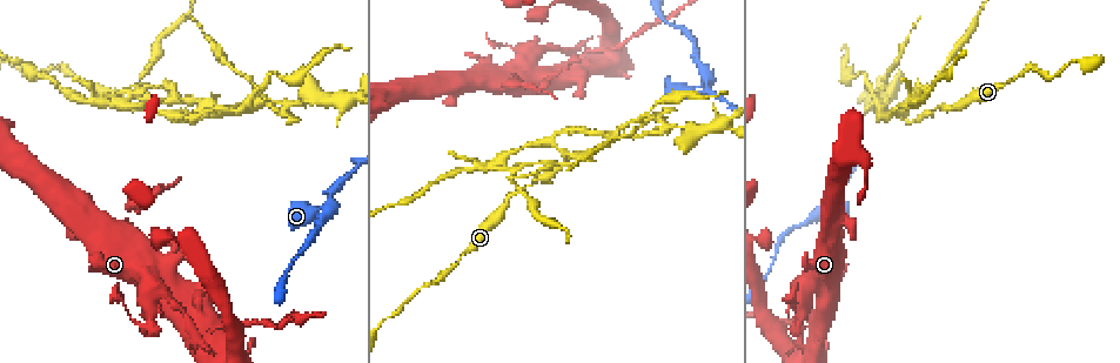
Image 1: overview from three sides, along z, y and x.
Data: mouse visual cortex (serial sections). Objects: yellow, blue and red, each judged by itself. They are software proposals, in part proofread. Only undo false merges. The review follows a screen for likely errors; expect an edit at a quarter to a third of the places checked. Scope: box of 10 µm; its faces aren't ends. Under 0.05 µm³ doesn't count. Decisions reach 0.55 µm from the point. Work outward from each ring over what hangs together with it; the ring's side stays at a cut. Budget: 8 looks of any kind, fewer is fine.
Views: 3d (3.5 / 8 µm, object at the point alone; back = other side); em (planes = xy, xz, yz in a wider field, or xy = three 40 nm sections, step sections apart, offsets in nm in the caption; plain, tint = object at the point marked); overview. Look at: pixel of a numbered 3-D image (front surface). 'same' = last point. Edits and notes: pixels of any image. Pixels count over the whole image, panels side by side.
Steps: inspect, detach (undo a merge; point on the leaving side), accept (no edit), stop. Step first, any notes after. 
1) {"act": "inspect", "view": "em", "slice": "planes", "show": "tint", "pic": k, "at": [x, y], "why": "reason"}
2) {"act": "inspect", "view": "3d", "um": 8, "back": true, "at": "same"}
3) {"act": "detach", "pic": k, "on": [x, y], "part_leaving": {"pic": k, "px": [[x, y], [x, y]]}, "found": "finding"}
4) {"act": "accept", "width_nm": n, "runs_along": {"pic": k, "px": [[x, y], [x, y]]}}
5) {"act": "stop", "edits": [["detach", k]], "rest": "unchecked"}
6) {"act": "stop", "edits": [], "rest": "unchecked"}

{"act": "inspect", "view": "3d", "um": 3.5, "pic": 1, "at": [537, 54], "why": "small branch off a trunk"}

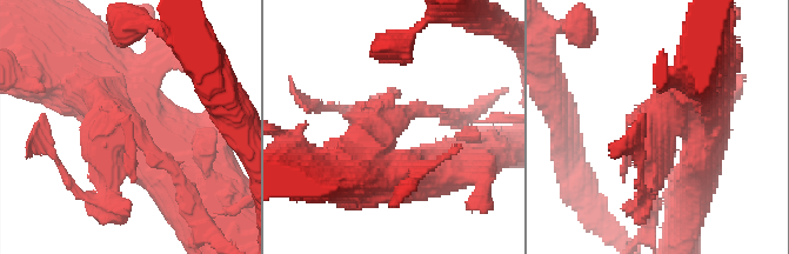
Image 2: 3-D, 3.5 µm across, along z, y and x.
{"act": "inspect", "view": "em", "slice": "xy", "step": 5, "show": "tint", "pic": 2, "at": [654, 126], "why": "now the EM"}

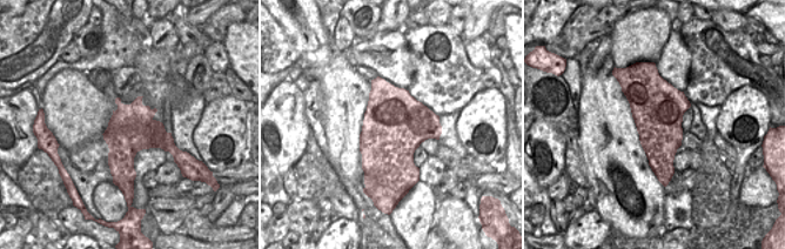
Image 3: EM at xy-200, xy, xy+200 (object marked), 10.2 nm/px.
{"act": "detach", "pic": 2, "on": [94, 133], "part_leaving": {"pic": 2, "px": [[669, 113], [644, 135], [648, 182]]}, "found": "a second cell is stuck on"}

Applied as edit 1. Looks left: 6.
{"act": "inspect", "view": "em", "slice": "xy", "step": 2, "show": "tint", "pic": 1, "at": [497, 84], "why": "thick turns thin"}

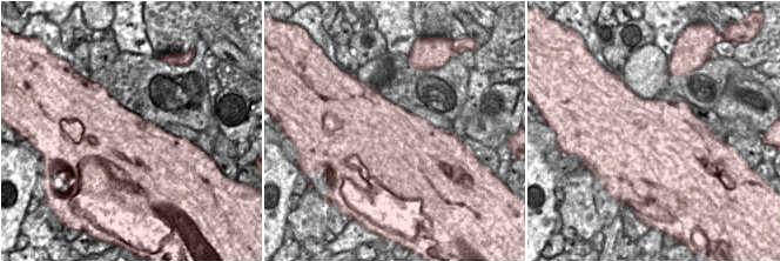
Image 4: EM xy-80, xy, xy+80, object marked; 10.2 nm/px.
{"act": "inspect", "view": "3d", "um": 3.5, "at": "same"}

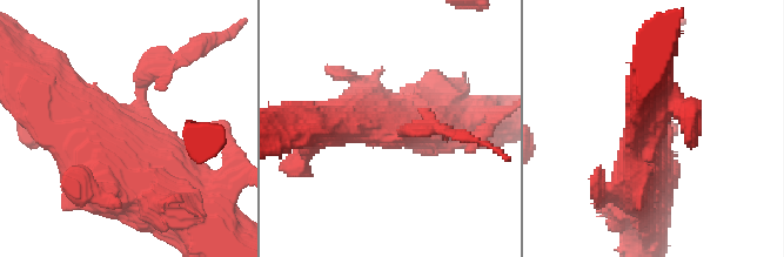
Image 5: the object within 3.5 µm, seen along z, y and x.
{"act": "detach", "pic": 5, "on": [163, 68], "arm_widths_nm": [200, 600], "part_leaving": {"pic": 5, "px": [[141, 95], [160, 60], [225, 34]]}, "found": "a second cell is stuck on"}

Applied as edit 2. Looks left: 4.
{"act": "inspect", "view": "em", "slice": "xy", "step": 5, "show": "tint", "pic": 1, "at": [331, 210], "why": "two arms in line, one across"}

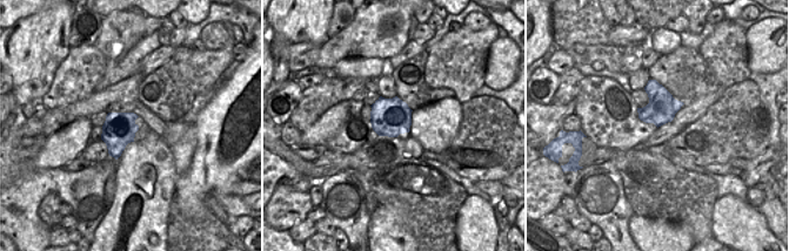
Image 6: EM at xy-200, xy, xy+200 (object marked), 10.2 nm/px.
{"act": "inspect", "view": "3d", "um": 3.5, "at": "same", "why": "see where the arms go"}

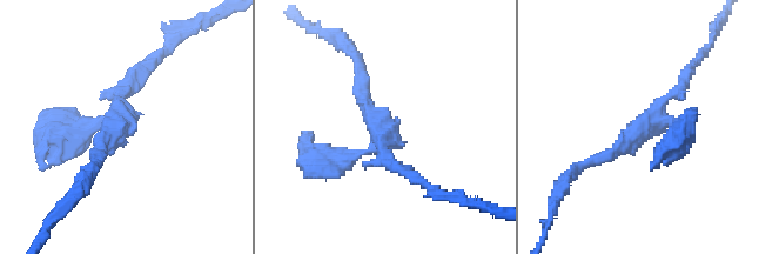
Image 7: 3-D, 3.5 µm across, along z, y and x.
{"act": "accept", "arm_widths_nm": [150, 200, 300], "runs_along": {"pic": 7, "px": [[322, 160], [366, 154], [384, 139], [358, 72]]}, "found": "continuous, no second cell"}

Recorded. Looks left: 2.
{"act": "stop", "edits": [["detach", 2], ["detach", 5]], "rest": "unchecked"}

